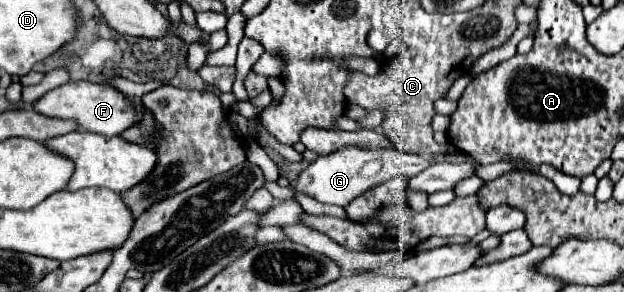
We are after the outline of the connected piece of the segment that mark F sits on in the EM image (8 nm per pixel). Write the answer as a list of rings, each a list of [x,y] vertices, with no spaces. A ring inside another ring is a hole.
[[[66,82],[60,88],[54,88],[50,92],[46,92],[42,98],[38,98],[32,104],[32,110],[48,116],[48,118],[60,118],[60,120],[74,120],[78,124],[78,128],[84,128],[88,132],[96,132],[96,134],[104,134],[104,136],[118,136],[122,130],[126,130],[128,126],[132,126],[134,122],[138,122],[138,114],[134,110],[134,106],[130,104],[130,100],[120,94],[118,90],[114,90],[112,86],[106,84],[94,84],[94,82]]]

